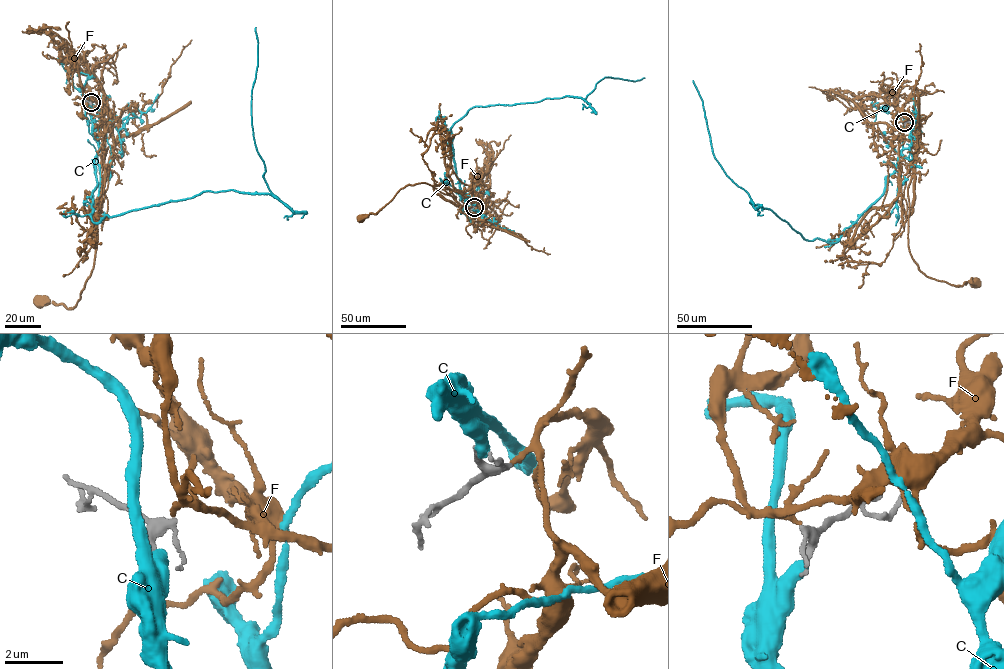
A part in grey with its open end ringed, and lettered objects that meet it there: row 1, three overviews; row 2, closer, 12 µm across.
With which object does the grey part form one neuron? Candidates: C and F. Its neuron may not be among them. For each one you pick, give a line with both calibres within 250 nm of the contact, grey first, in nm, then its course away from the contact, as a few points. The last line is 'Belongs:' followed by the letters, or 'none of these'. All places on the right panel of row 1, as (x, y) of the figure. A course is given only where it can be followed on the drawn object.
F: calibres 220 and 160 nm; course (904, 122), (909, 121), (915, 150), (908, 188), (912, 258), (919, 269), (934, 279), (956, 286), (974, 282)
Belongs: F

